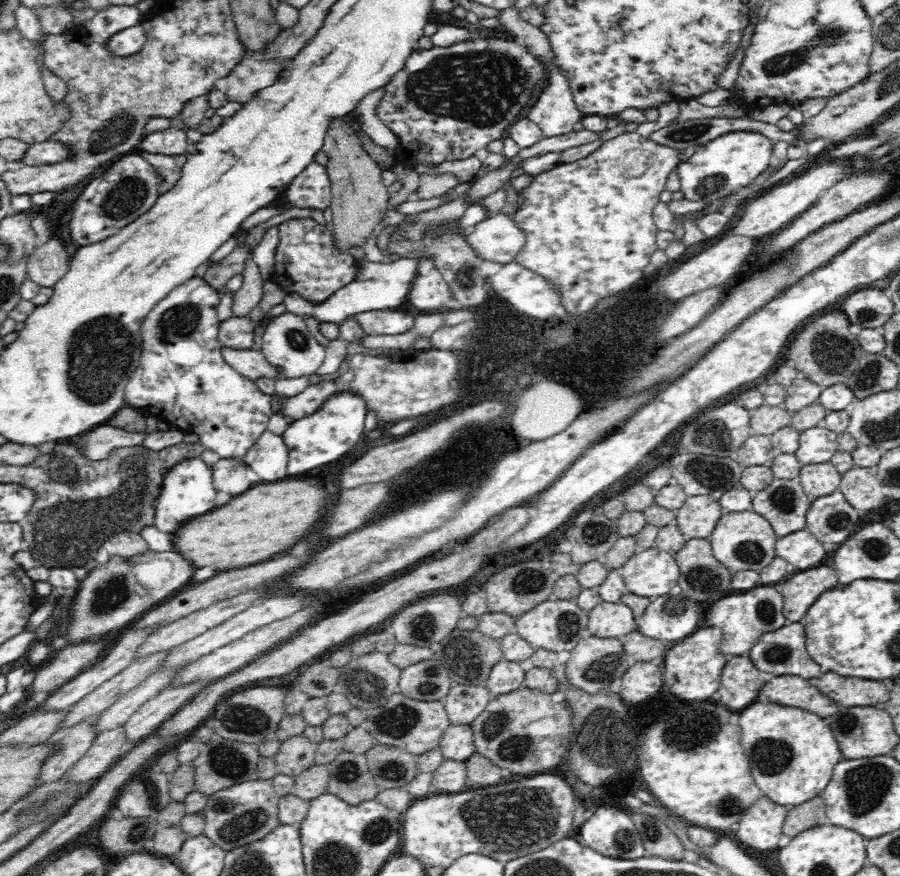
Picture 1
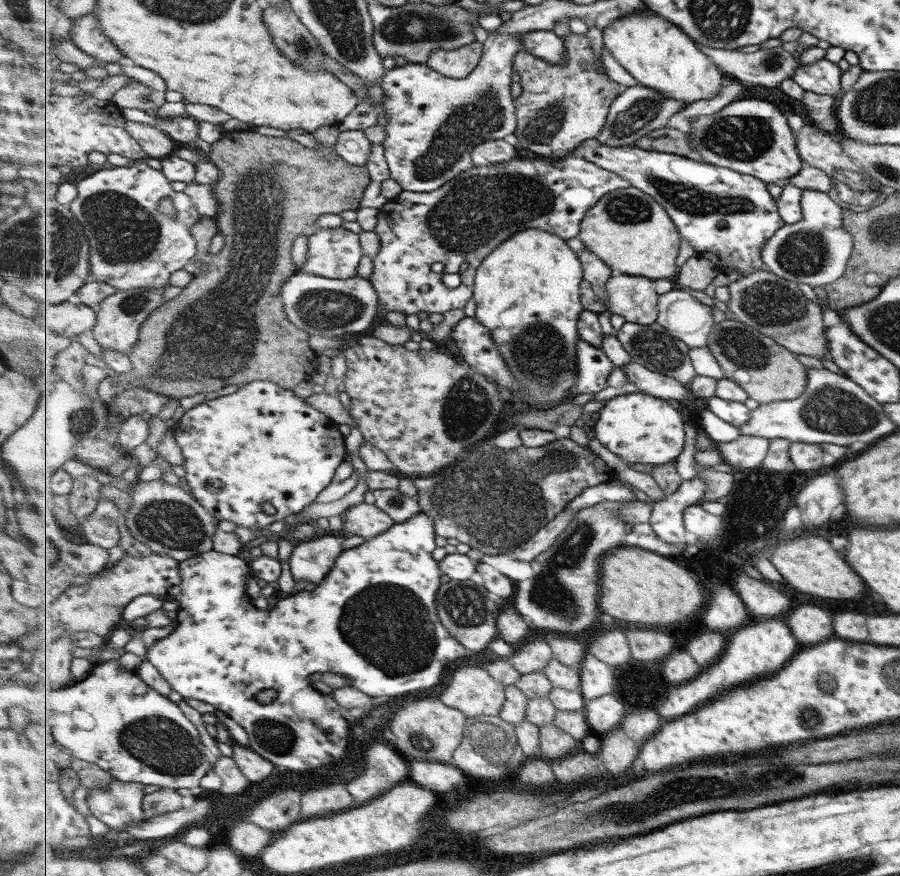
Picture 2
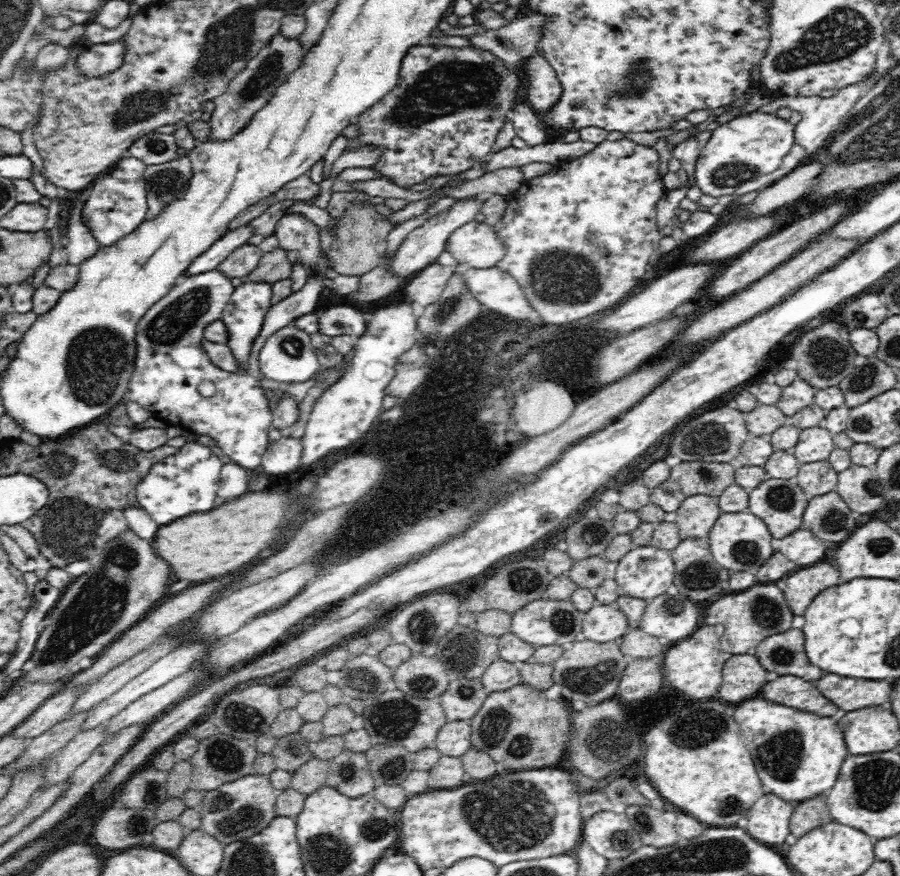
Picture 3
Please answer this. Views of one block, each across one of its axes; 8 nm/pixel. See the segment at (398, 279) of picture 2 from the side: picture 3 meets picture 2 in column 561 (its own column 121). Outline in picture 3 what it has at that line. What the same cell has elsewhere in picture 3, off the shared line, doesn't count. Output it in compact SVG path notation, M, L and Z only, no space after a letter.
M136 157L121 158L103 176L99 176L88 188L88 197L80 210L82 226L86 227L87 234L94 238L94 242L101 246L114 244L129 232L134 232L148 214L147 180L145 170L147 164Z

